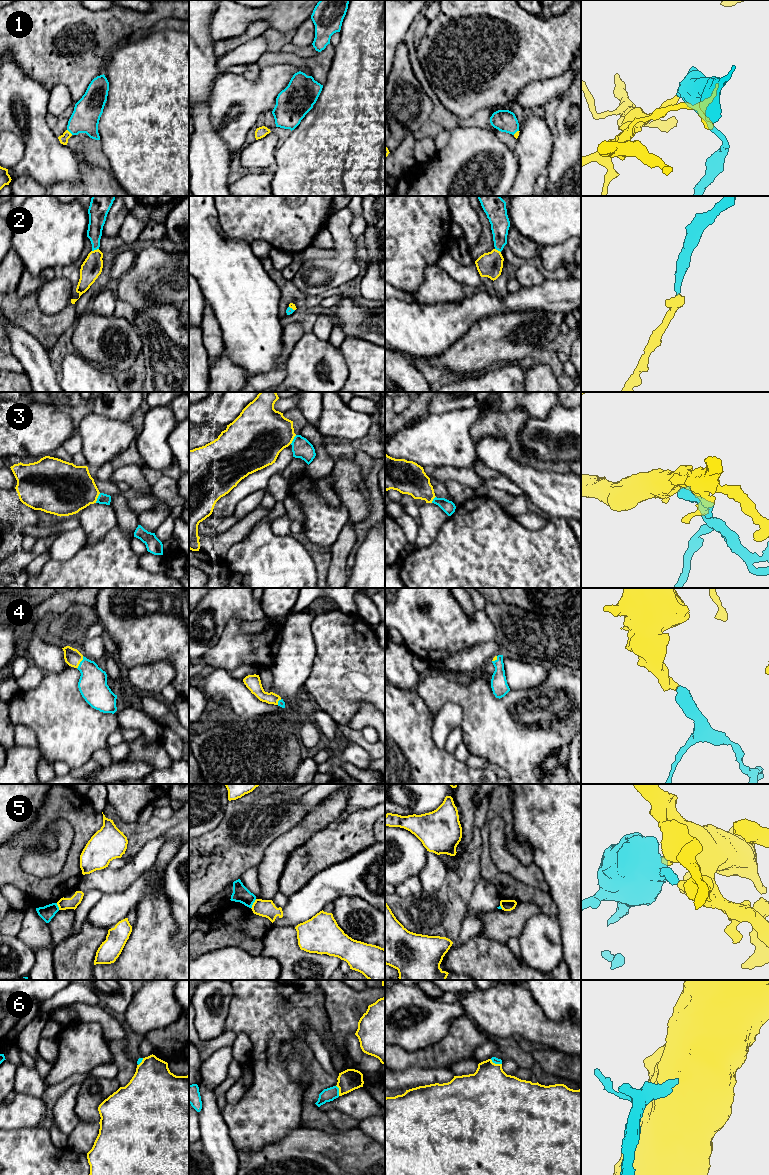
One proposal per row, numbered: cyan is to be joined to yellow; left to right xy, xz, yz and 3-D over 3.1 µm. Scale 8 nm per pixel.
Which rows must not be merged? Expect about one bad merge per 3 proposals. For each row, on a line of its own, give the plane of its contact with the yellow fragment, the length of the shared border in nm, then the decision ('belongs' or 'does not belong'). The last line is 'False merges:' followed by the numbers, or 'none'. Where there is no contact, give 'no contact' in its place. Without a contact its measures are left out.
1: contact in xy; length 60 nm; belongs
2: contact in xy; length 60 nm; belongs
3: contact in xy; length 90 nm; belongs
4: contact in xy; length 120 nm; belongs
5: contact in xz; length 90 nm; does not belong
6: contact in xz; length 90 nm; belongs
False merges: 5

